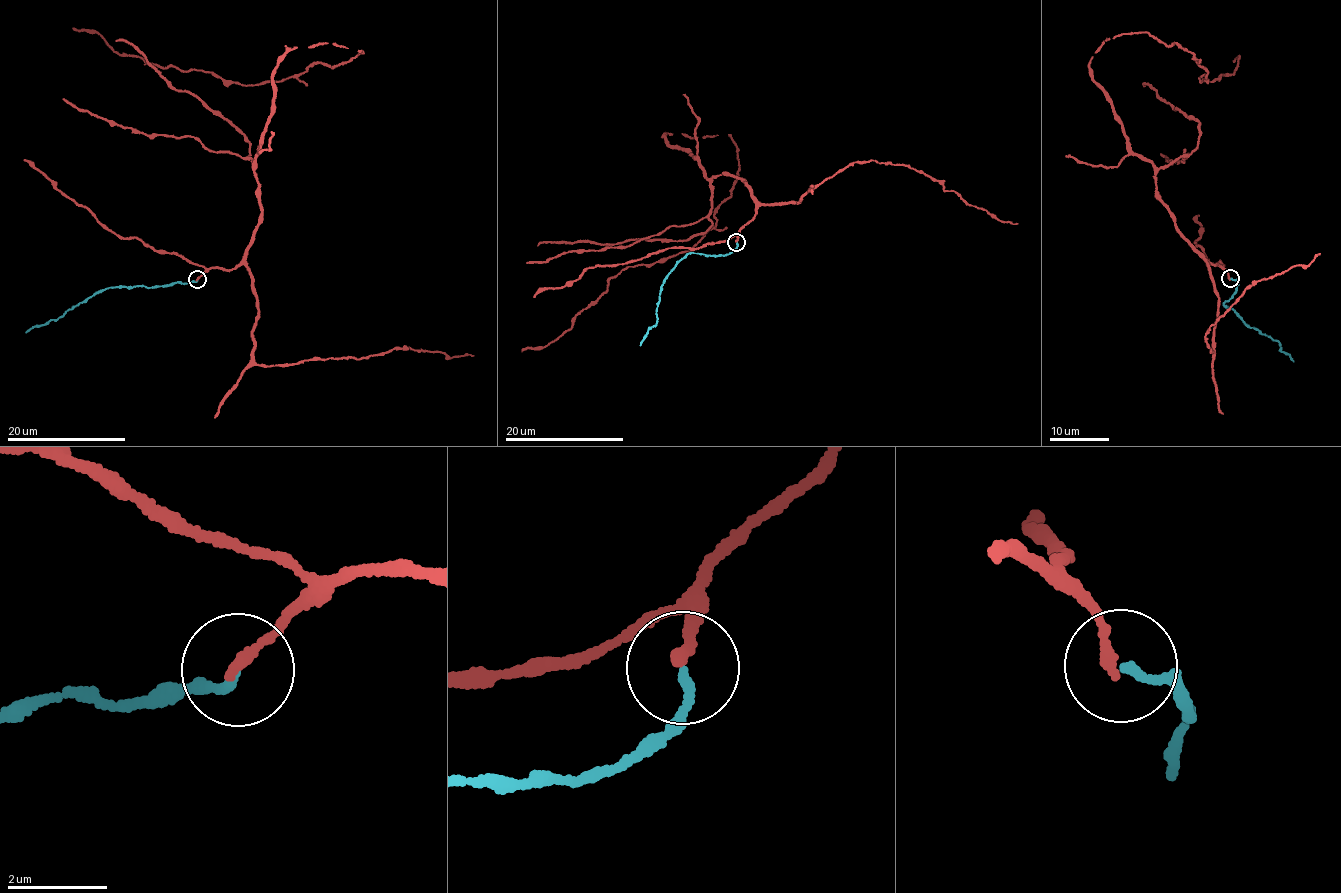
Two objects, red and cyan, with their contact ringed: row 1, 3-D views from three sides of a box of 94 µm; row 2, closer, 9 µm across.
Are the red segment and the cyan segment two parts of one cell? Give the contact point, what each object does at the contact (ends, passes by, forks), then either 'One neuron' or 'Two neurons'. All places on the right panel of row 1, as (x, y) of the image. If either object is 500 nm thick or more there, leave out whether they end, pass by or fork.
Place: (1230, 278). At the ring red ends. At the ring cyan ends. One neuron

